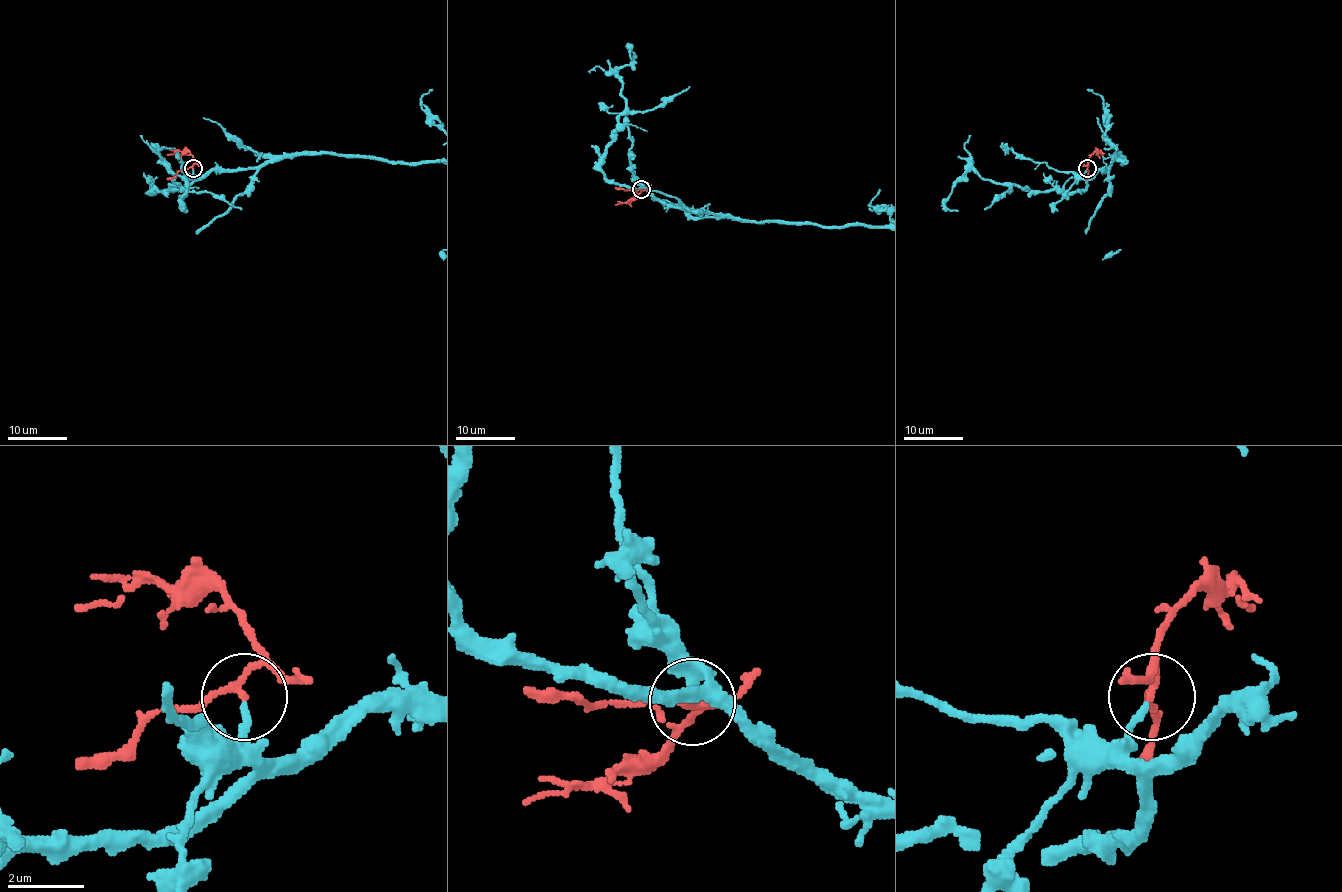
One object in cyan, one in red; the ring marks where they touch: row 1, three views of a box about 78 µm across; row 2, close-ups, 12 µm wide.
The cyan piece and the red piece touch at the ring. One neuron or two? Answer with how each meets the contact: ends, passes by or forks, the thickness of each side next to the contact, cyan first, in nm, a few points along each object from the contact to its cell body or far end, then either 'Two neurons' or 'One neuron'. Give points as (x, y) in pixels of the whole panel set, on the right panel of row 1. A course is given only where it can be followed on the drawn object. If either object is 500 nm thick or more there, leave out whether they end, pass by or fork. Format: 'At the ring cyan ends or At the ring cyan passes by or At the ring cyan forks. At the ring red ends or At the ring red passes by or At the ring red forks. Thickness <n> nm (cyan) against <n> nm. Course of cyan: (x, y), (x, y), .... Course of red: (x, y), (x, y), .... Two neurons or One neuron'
At the ring cyan ends. At the ring red passes by. Thickness 170 nm (cyan) against 130 nm. Course of red: (1088, 169), (1088, 158), (1094, 152), (1101, 151), (1103, 155). Two neurons

